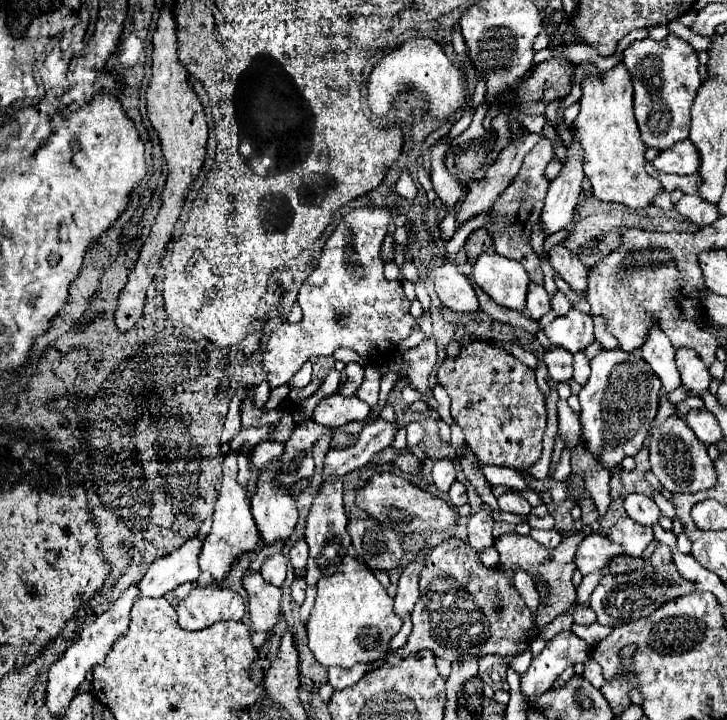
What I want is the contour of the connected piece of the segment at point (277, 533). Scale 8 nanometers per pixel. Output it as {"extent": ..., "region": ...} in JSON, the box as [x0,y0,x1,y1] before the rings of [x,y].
{"extent":[252,458,298,544],"region":[[[278,458],[268,462],[258,476],[258,484],[256,484],[256,494],[252,496],[252,512],[254,512],[254,520],[260,532],[260,538],[266,544],[274,544],[276,540],[288,540],[294,532],[296,520],[298,520],[298,508],[296,508],[296,498],[292,494],[292,488],[282,484],[280,478],[284,478],[286,474],[292,474],[290,468],[286,468],[286,464]]]}

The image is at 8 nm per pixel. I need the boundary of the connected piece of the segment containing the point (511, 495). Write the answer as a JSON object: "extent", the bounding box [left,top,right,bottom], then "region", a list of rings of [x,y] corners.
{"extent":[500,492,530,514],"region":[[[506,492],[500,496],[500,510],[502,512],[512,512],[512,514],[530,514],[530,504],[526,502],[526,498],[522,494],[516,492]]]}

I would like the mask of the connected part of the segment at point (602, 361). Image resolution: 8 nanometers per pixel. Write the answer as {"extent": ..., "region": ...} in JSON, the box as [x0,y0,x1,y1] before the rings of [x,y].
{"extent":[578,348,662,468],"region":[[[614,348],[614,350],[600,350],[592,360],[590,360],[590,368],[592,374],[586,382],[586,386],[582,386],[578,398],[582,404],[582,412],[580,412],[580,420],[582,420],[582,438],[586,442],[586,448],[608,468],[608,466],[618,466],[620,460],[624,456],[636,456],[652,428],[654,416],[658,412],[658,394],[662,388],[660,378],[650,370],[648,362],[638,354],[638,350],[634,352],[624,352],[622,348]]]}

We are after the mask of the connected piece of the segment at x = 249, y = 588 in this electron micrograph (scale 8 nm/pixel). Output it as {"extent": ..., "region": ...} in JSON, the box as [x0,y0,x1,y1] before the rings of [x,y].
{"extent":[242,570,282,632],"region":[[[246,570],[242,578],[242,586],[248,594],[248,606],[250,606],[250,624],[254,630],[268,632],[276,622],[280,614],[280,598],[282,592],[276,586],[270,586],[260,572]]]}

